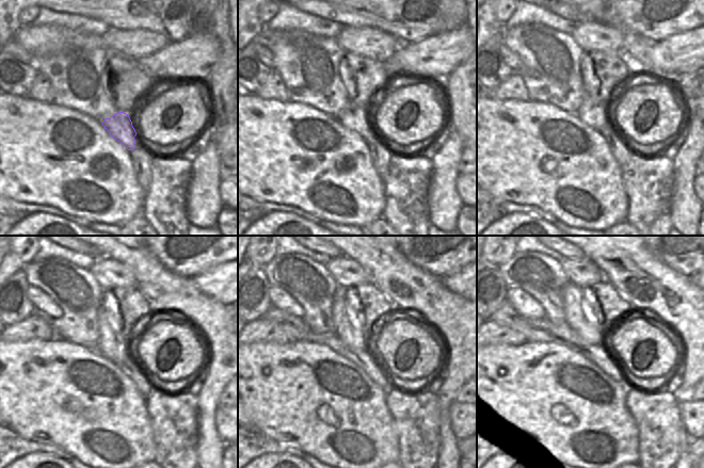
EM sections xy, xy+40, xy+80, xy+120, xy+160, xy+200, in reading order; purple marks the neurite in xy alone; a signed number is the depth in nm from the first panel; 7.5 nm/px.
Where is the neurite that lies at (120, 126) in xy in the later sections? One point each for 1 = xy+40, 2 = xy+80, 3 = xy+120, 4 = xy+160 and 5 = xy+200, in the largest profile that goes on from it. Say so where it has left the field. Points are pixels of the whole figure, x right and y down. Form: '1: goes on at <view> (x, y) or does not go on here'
1: goes on at xy+40 (355, 118)
2: goes on at xy+80 (593, 112)
3: goes on at xy+120 (112, 344)
4: goes on at xy+160 (351, 334)
5: goes on at xy+200 (574, 297)

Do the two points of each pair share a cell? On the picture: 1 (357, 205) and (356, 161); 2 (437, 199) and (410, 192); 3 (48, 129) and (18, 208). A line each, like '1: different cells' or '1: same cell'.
1: same cell
2: different cells
3: different cells

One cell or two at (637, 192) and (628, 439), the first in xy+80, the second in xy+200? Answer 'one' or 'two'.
two

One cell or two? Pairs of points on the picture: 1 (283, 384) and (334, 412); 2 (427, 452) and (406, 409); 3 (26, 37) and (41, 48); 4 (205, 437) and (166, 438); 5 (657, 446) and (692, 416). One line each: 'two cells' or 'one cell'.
1: one cell
2: one cell
3: one cell
4: two cells
5: two cells

